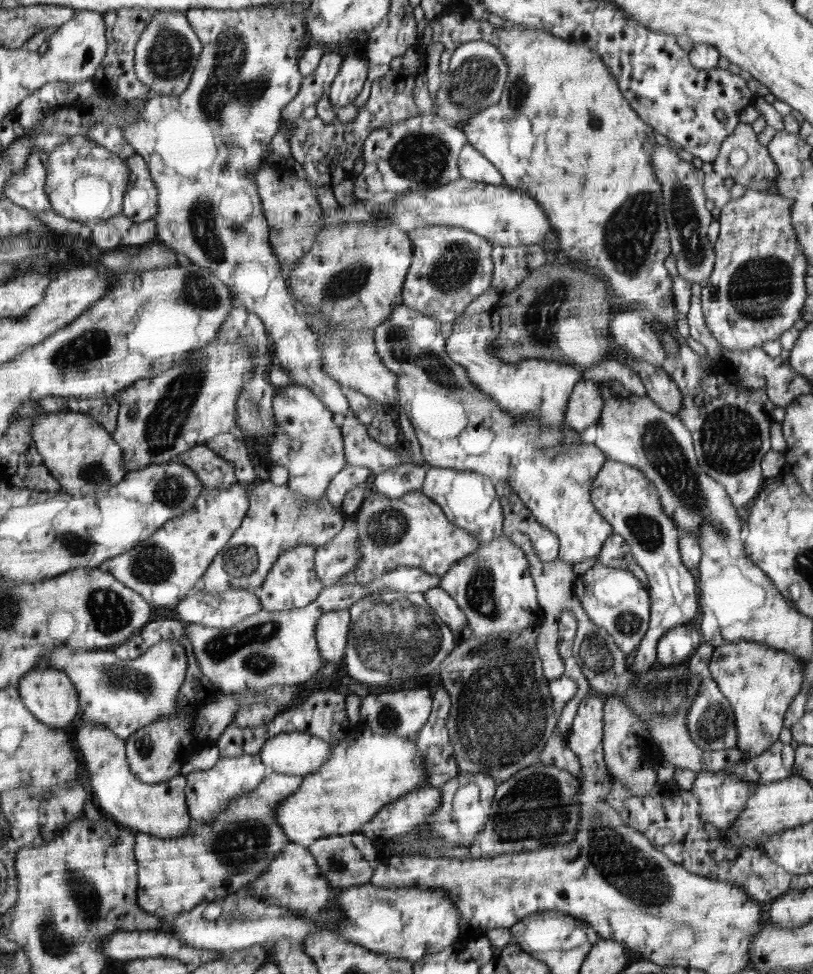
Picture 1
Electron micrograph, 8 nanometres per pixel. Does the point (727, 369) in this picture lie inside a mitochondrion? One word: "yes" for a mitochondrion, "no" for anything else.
no

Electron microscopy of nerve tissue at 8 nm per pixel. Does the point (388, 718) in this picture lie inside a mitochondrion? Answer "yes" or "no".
yes

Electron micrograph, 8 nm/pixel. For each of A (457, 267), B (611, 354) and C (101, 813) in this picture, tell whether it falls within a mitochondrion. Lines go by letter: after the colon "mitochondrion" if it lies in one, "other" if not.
A: mitochondrion
B: other
C: other

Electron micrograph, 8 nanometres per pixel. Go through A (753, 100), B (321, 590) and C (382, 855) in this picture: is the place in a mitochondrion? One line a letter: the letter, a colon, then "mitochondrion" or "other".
A: other
B: other
C: other

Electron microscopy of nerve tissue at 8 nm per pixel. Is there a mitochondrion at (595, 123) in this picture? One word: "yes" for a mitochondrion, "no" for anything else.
no

